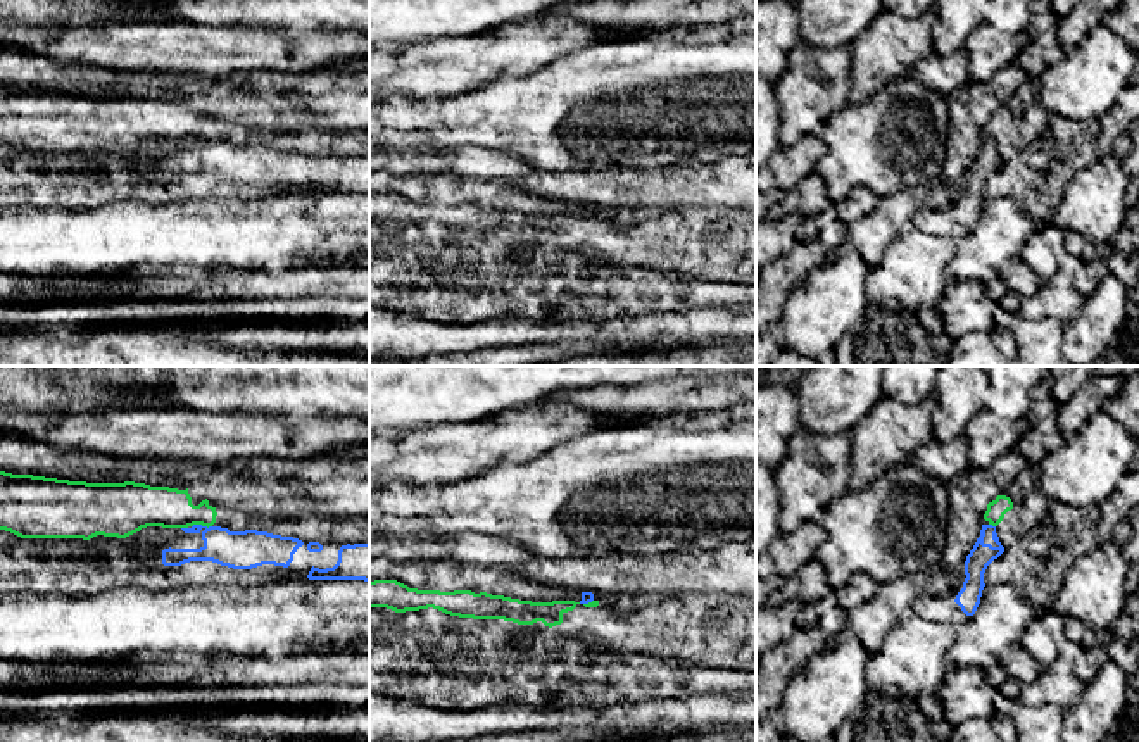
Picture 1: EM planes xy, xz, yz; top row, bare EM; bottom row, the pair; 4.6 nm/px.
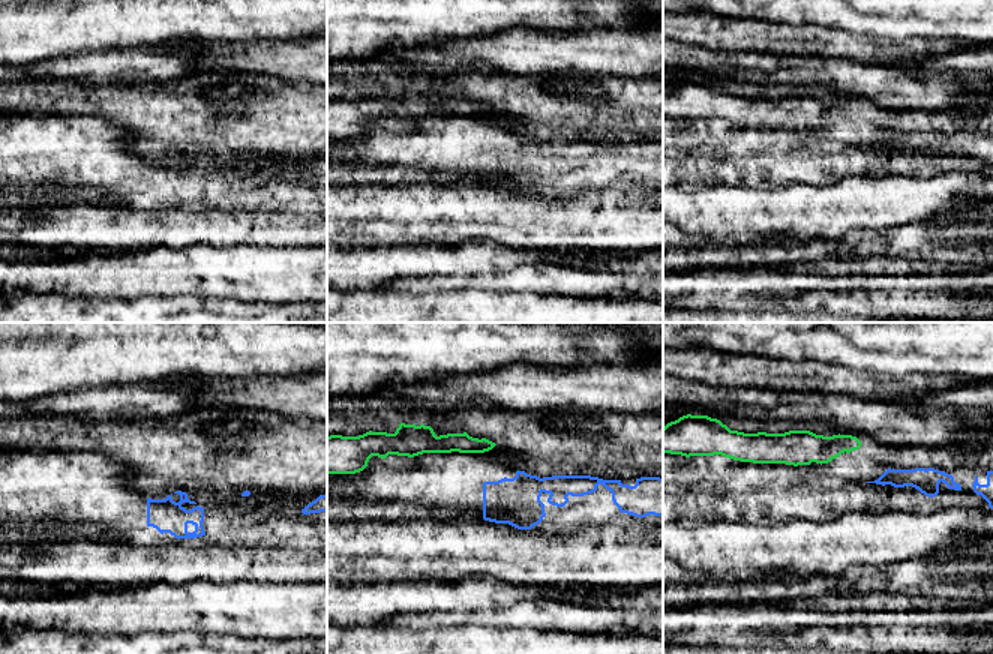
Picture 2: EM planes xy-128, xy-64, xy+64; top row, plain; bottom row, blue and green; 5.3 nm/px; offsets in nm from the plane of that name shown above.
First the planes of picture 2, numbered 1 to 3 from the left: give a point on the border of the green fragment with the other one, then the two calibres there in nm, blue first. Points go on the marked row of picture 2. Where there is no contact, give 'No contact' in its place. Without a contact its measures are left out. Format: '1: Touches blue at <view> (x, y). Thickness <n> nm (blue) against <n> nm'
1: No contact
2: No contact
3: No contact

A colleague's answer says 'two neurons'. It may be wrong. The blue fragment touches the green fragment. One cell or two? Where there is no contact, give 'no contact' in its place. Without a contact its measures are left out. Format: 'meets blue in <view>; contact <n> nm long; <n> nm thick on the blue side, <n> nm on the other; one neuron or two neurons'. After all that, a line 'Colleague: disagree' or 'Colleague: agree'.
meets blue in xy; contact 100 nm long; 180 nm thick on the blue side, 190 nm on the other; two neurons
Colleague: agree

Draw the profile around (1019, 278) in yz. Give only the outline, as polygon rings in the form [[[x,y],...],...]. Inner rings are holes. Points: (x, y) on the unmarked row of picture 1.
[[[1013,257],[1003,266],[999,278],[1008,290],[1020,297],[1030,297],[1042,283],[1042,280],[1025,264],[1022,257]]]

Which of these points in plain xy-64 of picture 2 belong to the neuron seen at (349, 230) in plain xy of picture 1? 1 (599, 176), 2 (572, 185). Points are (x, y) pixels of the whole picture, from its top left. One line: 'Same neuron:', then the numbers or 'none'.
Same neuron: none

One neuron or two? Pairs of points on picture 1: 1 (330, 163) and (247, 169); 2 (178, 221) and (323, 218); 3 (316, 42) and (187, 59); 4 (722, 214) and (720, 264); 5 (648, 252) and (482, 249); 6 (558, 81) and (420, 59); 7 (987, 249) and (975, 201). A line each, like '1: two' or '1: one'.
1: one
2: one
3: one
4: one
5: two
6: two
7: two

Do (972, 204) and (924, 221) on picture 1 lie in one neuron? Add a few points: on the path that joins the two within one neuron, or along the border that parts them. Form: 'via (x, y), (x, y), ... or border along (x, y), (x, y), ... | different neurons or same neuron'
via (960, 209), (946, 221), (936, 221) | same neuron

